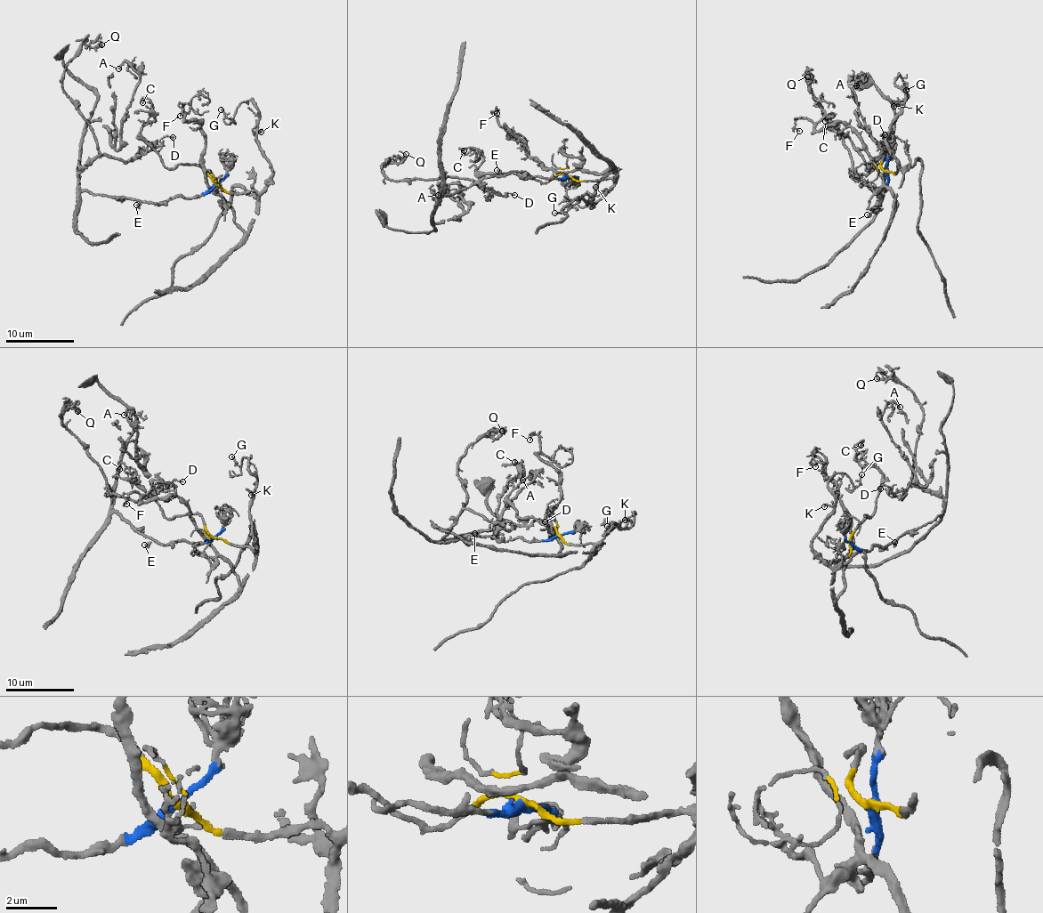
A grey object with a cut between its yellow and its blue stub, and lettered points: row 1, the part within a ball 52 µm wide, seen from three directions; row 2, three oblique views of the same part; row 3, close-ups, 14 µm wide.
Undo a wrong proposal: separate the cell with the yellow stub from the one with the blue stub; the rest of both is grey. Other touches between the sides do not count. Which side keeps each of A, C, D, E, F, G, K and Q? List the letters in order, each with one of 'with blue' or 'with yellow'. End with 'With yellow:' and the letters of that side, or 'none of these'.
A: with blue
C: with yellow
D: with blue
E: with blue
F: with yellow
G: with yellow
K: with yellow
Q: with blue
With yellow: C, F, G, K

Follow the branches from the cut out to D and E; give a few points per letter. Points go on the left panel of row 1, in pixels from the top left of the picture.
D: (215, 186), (162, 202), (79, 187), (79, 173), (102, 155), (136, 159), (173, 137)
E: (215, 186), (190, 197), (174, 196), (159, 202), (136, 204)

